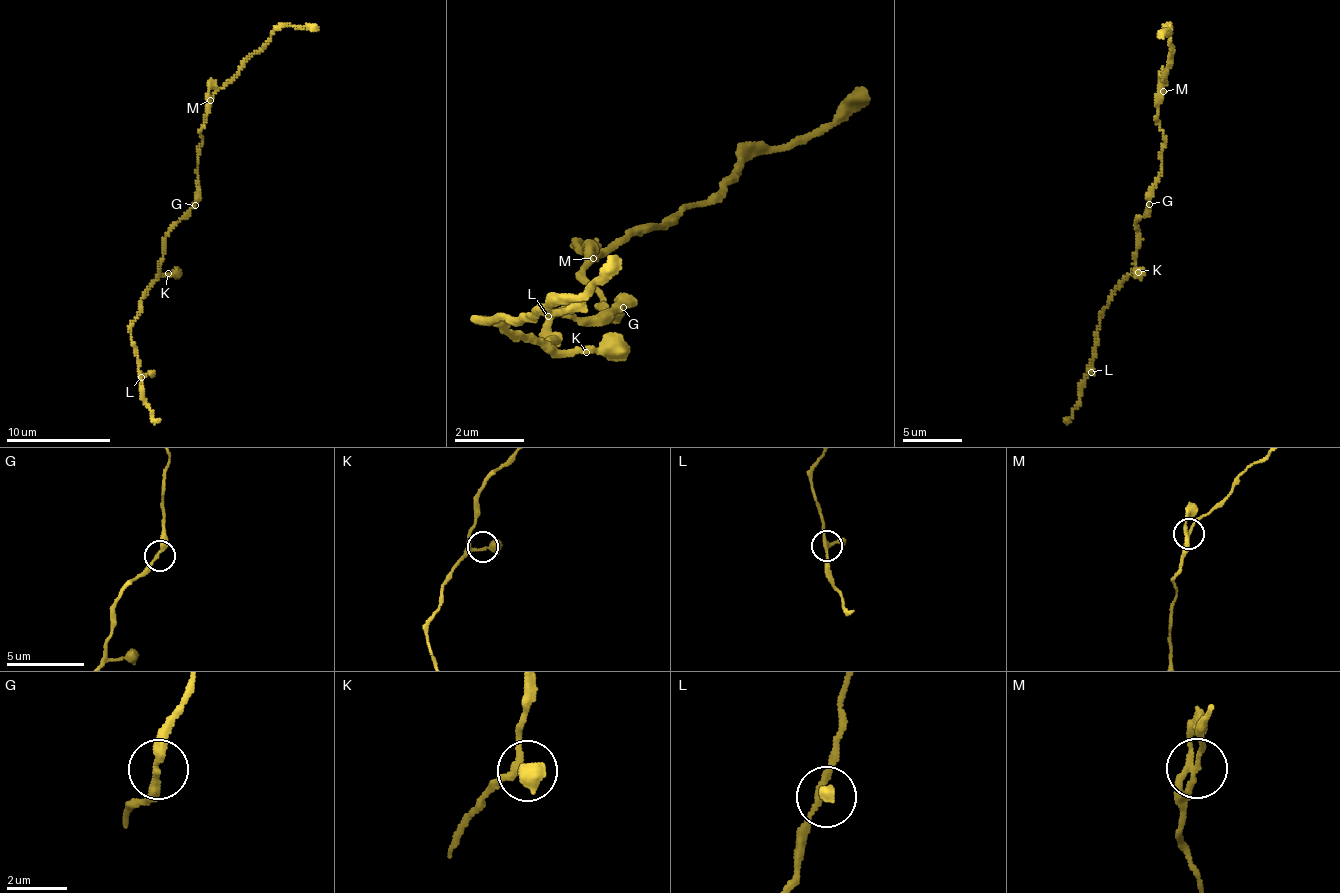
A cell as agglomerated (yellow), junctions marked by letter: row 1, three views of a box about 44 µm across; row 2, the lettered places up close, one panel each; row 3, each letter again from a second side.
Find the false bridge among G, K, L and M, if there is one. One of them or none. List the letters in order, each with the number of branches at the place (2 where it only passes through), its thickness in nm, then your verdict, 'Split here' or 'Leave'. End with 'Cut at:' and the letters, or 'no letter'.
G: Branches: 2. Thickness 240 nm. Leave
K: Branches: 3. Thickness 240 nm. Leave
L: Branches: 2. Thickness 260 nm. Leave
M: Branches: 2. Thickness 240 nm. Leave
Cut at: no letter

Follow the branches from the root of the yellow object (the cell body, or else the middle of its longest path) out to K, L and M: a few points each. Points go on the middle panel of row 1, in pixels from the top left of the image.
K: (612, 306), (577, 322), (564, 309), (552, 314), (547, 326), (560, 338), (552, 346), (559, 351), (586, 352)
L: (612, 306), (577, 322), (564, 309), (552, 314), (554, 355), (484, 318), (511, 326), (548, 316)
M: (612, 306), (614, 318), (586, 278), (592, 267), (583, 252), (596, 256)

